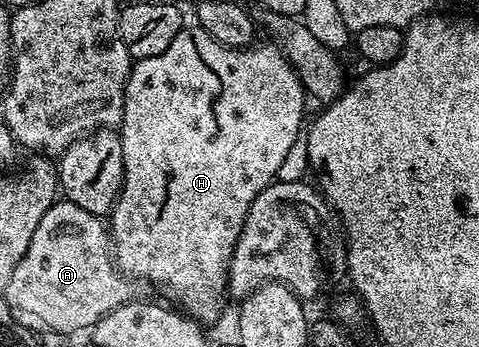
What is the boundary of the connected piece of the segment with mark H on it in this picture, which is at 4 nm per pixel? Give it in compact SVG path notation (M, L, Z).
M185 27L179 32L177 39L173 39L173 43L169 43L165 51L161 51L161 55L138 58L132 64L125 87L125 107L121 126L123 189L109 214L109 232L113 242L115 263L128 278L140 277L141 280L164 289L183 313L200 323L218 319L219 312L223 309L223 293L225 297L227 289L227 270L237 239L241 235L241 227L245 227L245 215L249 215L253 199L257 199L257 195L261 195L261 191L265 191L265 187L280 176L279 168L286 163L295 140L298 137L300 140L301 130L304 128L303 104L309 101L309 97L301 79L295 73L294 67L287 62L287 57L278 45L259 44L252 44L246 49L231 49L228 45L217 43L217 39L213 39L201 28Z

